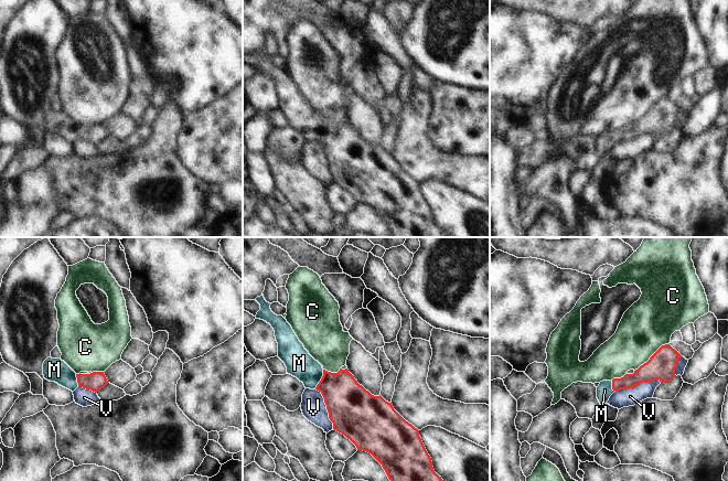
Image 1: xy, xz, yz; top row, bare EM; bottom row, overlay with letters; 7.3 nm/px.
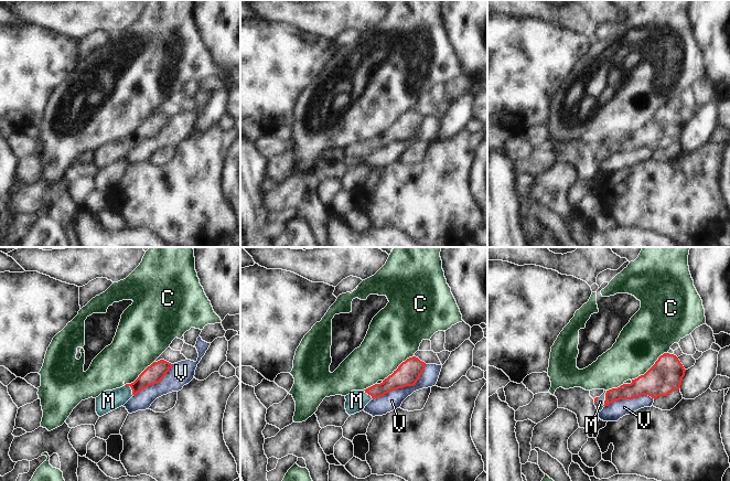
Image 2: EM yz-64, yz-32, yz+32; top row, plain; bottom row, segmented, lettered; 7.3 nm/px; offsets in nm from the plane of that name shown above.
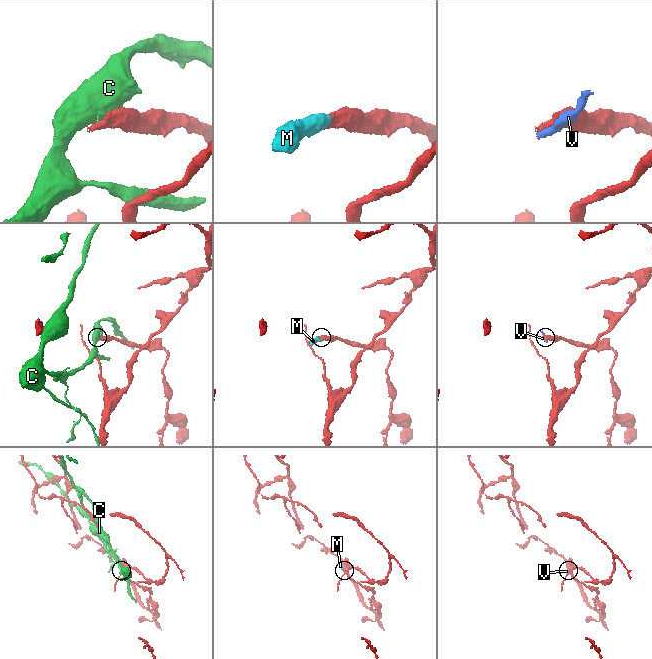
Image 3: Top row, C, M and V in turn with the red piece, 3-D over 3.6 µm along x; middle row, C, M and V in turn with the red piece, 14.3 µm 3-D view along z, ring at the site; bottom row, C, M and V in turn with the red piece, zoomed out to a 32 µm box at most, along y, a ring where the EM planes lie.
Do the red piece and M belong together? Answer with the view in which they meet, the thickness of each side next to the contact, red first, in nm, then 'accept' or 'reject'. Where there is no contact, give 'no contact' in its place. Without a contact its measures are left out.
meets red in xz; 300 nm thick on the red side, 200 nm on the other; accept

